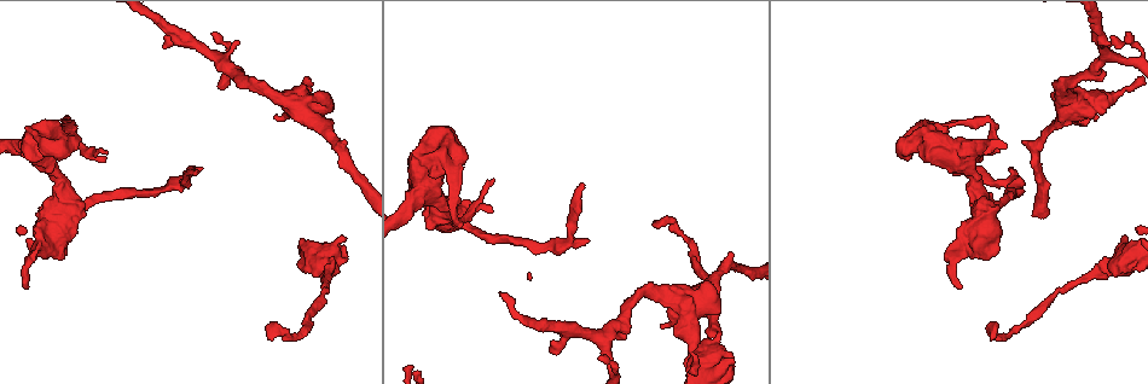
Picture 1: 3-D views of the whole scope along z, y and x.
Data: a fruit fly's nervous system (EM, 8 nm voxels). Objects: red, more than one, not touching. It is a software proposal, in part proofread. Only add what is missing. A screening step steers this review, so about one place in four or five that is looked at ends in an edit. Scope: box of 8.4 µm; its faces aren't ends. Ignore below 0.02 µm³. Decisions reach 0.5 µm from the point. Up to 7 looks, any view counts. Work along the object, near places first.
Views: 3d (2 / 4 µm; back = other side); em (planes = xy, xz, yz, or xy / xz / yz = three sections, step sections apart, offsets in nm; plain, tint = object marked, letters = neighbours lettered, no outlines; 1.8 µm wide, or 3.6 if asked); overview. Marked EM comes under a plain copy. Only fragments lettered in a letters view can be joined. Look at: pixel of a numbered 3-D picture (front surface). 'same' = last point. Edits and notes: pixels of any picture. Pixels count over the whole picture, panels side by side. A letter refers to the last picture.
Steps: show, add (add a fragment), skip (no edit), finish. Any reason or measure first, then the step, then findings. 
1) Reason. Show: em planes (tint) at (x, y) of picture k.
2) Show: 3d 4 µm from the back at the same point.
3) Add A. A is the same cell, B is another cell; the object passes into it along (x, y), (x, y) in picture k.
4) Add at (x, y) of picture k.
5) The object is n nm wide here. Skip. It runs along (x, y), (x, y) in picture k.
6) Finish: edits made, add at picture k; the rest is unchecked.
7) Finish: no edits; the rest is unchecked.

Free end. Show: 3d 2 µm at (275, 117) of picture 1.

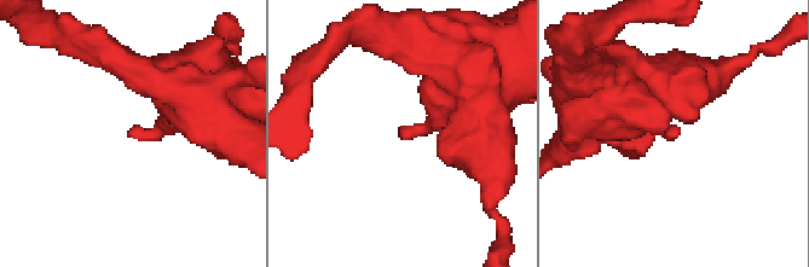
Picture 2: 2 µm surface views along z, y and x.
Shape alone is not enough. Show: em yz step 8 (tint) at (401, 135) of picture 2.

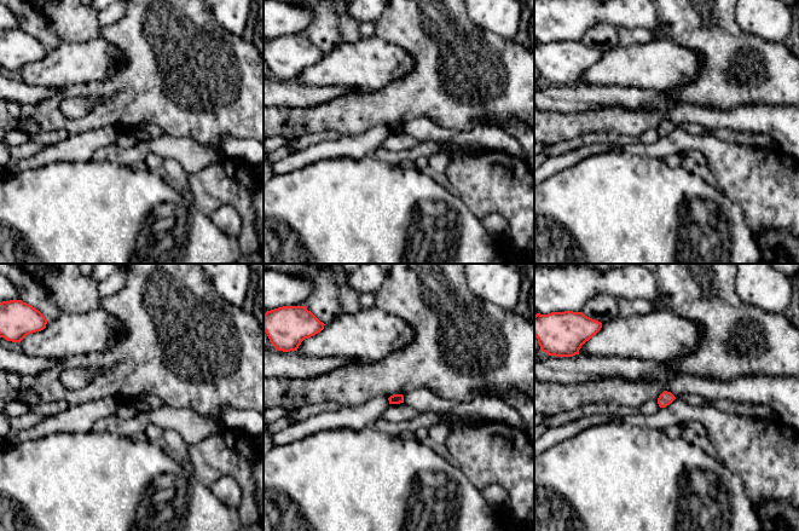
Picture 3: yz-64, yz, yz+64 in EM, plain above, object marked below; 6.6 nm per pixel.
Cut it another way. Show: em planes (letters) at the same point.

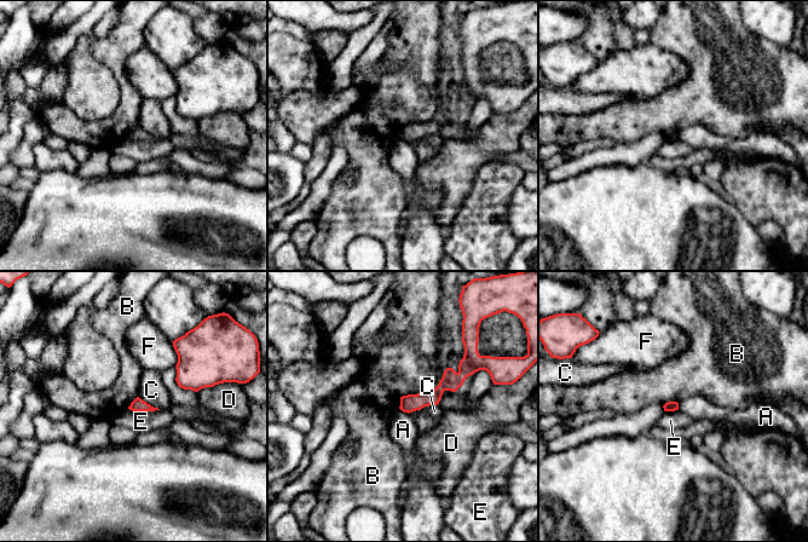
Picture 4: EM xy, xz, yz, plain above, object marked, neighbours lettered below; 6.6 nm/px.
Skip. A, B, C, D, E and F are other cells; a border runs along (677, 402), (667, 402), (663, 405) in picture 4; no lettered fragment goes on from it.

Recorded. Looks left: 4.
Show: em xz step 16 (letters) at (163, 45) of picture 1.

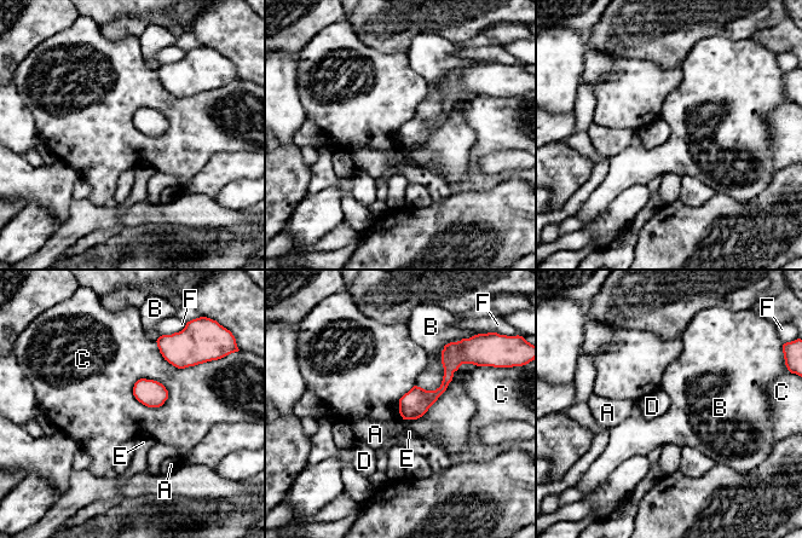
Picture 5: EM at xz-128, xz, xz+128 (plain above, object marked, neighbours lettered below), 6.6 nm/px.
Show: em planes (letters) at the same point.

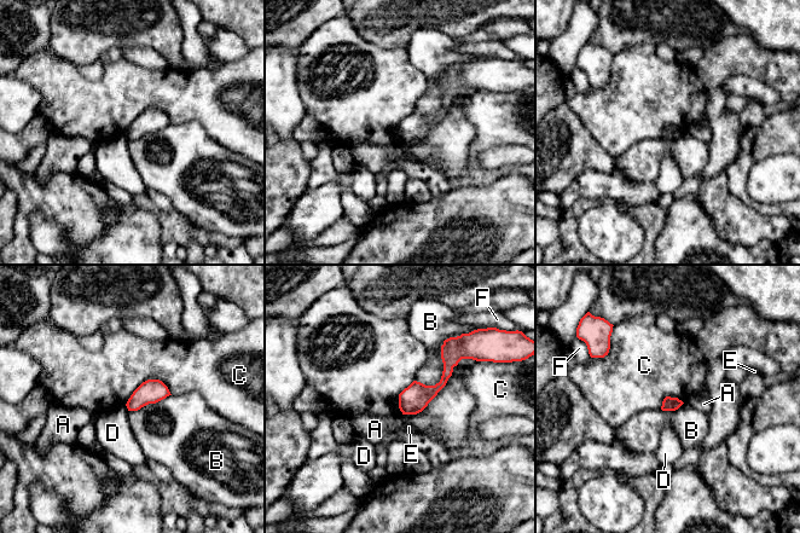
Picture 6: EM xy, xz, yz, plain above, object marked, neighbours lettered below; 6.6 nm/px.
Skip. A, B, C, D, E and F are other cells; it runs along (446, 345), (444, 381), (405, 411) in picture 6; no lettered fragment goes on from it.

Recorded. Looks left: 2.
Branch stops here. Show: em planes (letters) at (1126, 241) of picture 1.

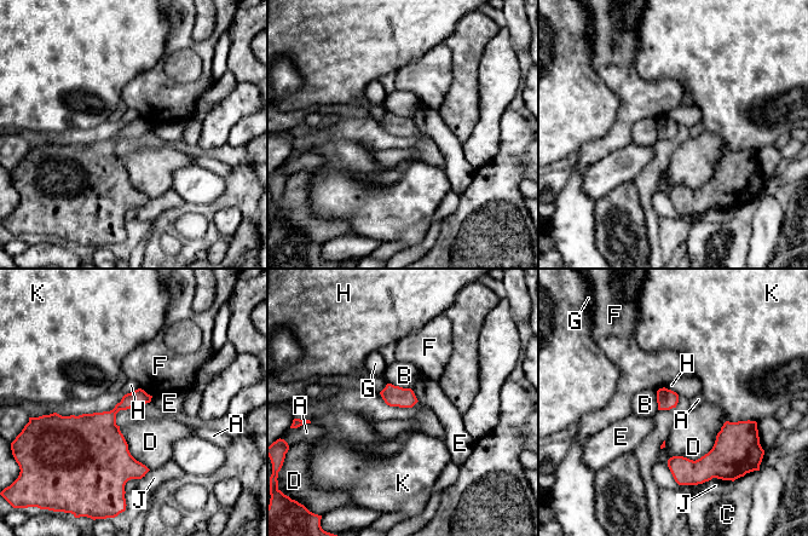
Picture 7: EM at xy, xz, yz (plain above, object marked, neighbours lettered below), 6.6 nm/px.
Skip. A, B, C, D, E, F, G, H, J and K are other cells; a border runs along (139, 387), (125, 395) in picture 7; none of them fits.

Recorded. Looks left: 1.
Finish: no edits; the rest is unchecked.

